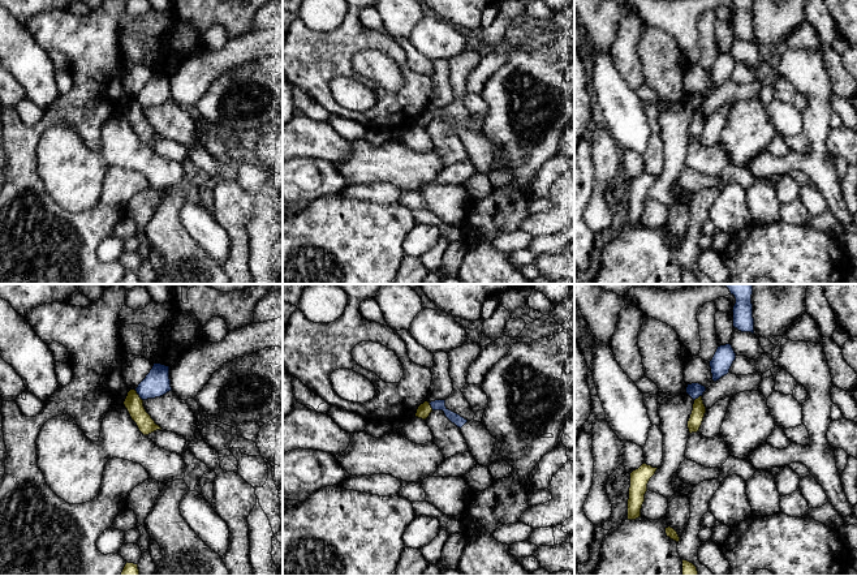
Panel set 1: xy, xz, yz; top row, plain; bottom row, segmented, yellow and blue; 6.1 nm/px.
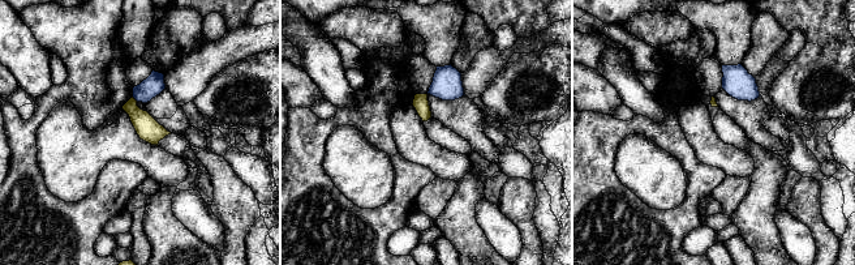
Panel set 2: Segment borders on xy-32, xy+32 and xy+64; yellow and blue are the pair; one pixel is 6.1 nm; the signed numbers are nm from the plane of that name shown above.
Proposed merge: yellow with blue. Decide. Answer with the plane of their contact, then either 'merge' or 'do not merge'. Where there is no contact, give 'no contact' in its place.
xy | do not merge

